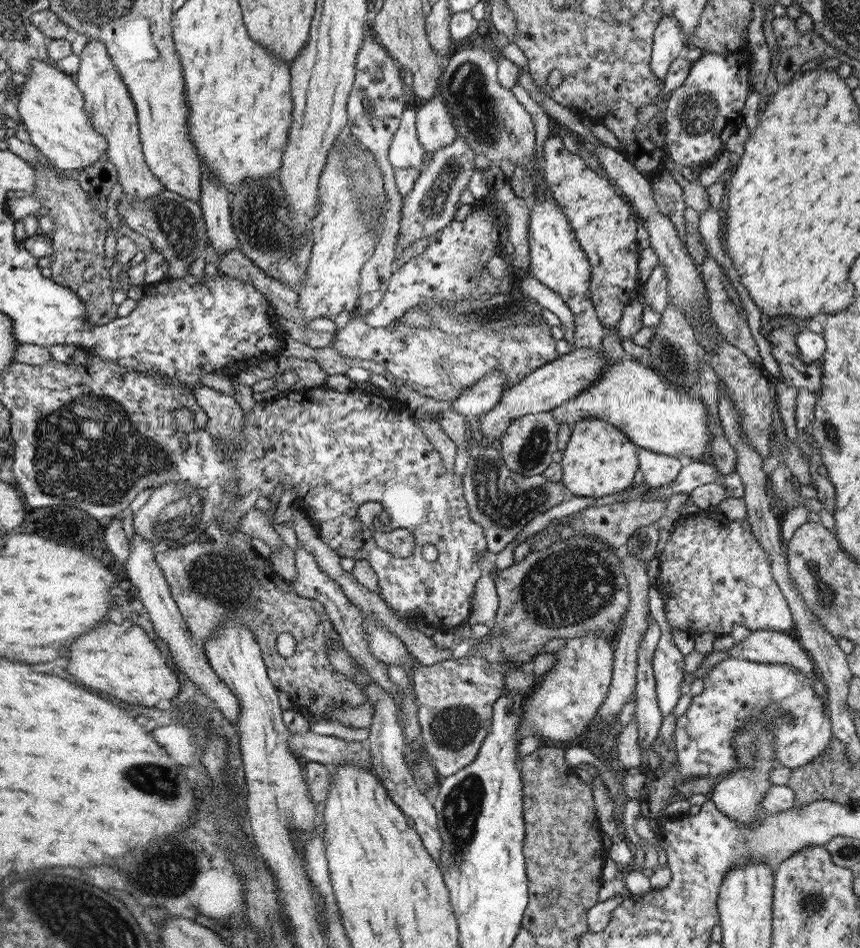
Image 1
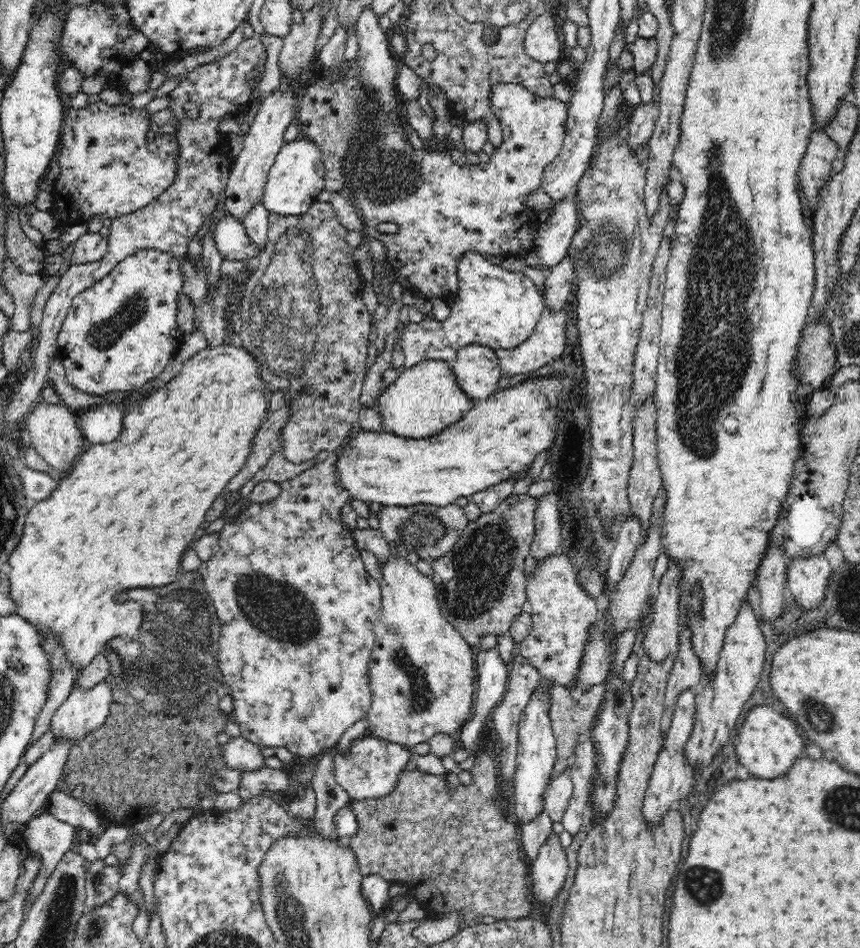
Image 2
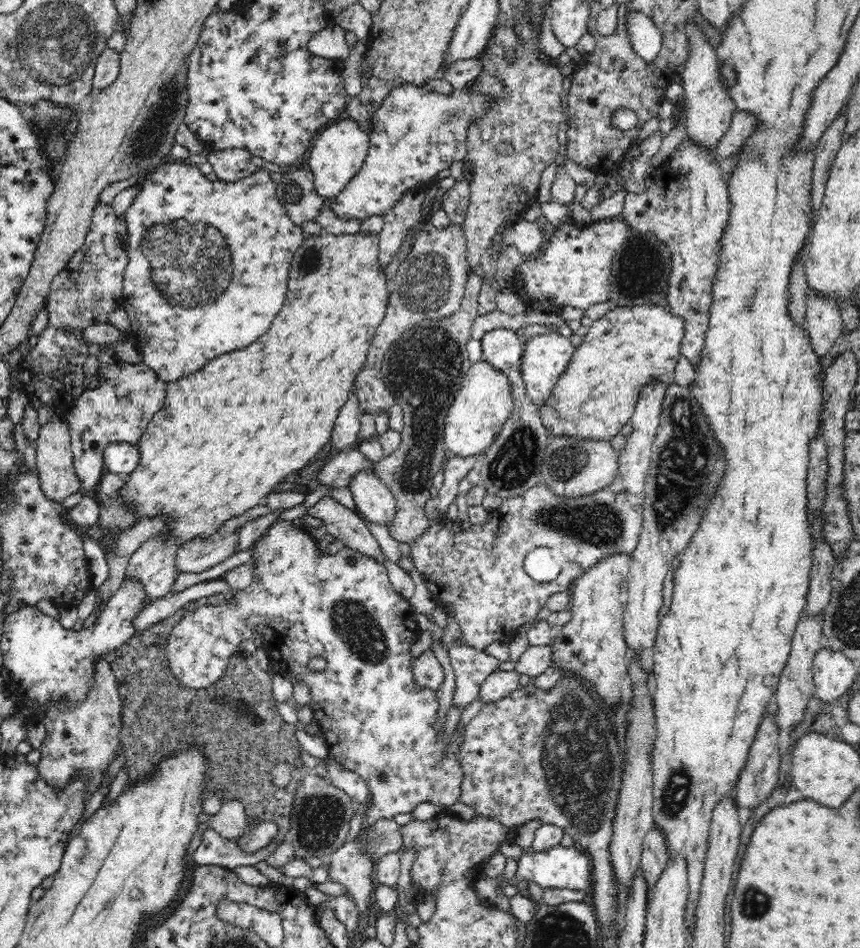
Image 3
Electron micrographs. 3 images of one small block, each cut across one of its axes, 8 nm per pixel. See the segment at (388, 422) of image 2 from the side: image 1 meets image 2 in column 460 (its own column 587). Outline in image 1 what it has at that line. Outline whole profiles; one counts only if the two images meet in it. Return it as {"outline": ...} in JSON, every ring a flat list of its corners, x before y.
{"outline":[[627,357,601,370,601,377,568,404,552,410,555,421,573,427,582,419,600,419,620,428,634,446,678,457,685,461,706,461,712,439,707,406,688,387,673,385,644,361]]}

